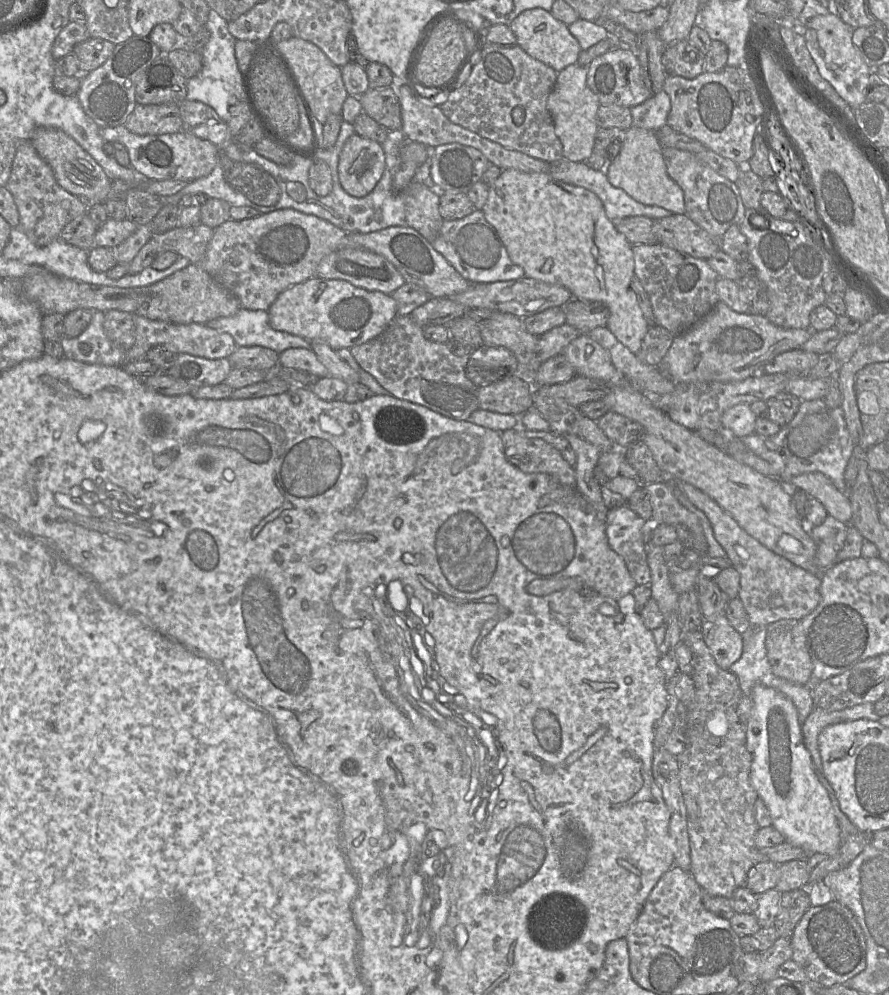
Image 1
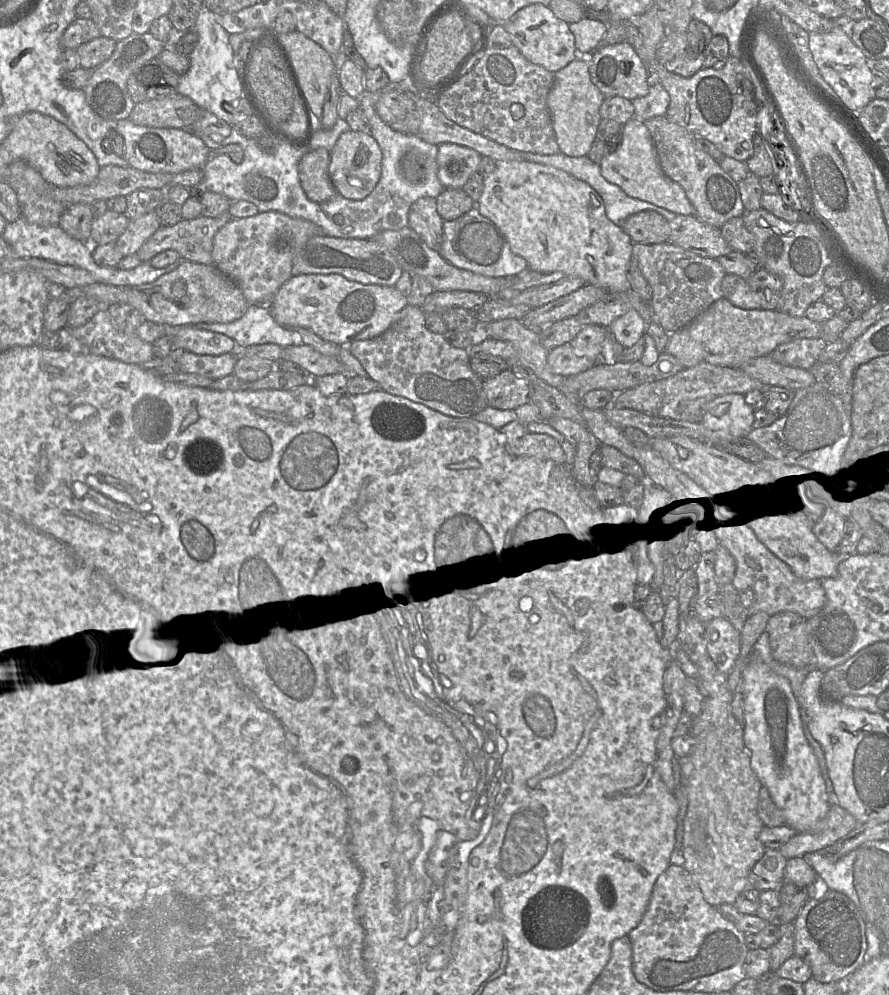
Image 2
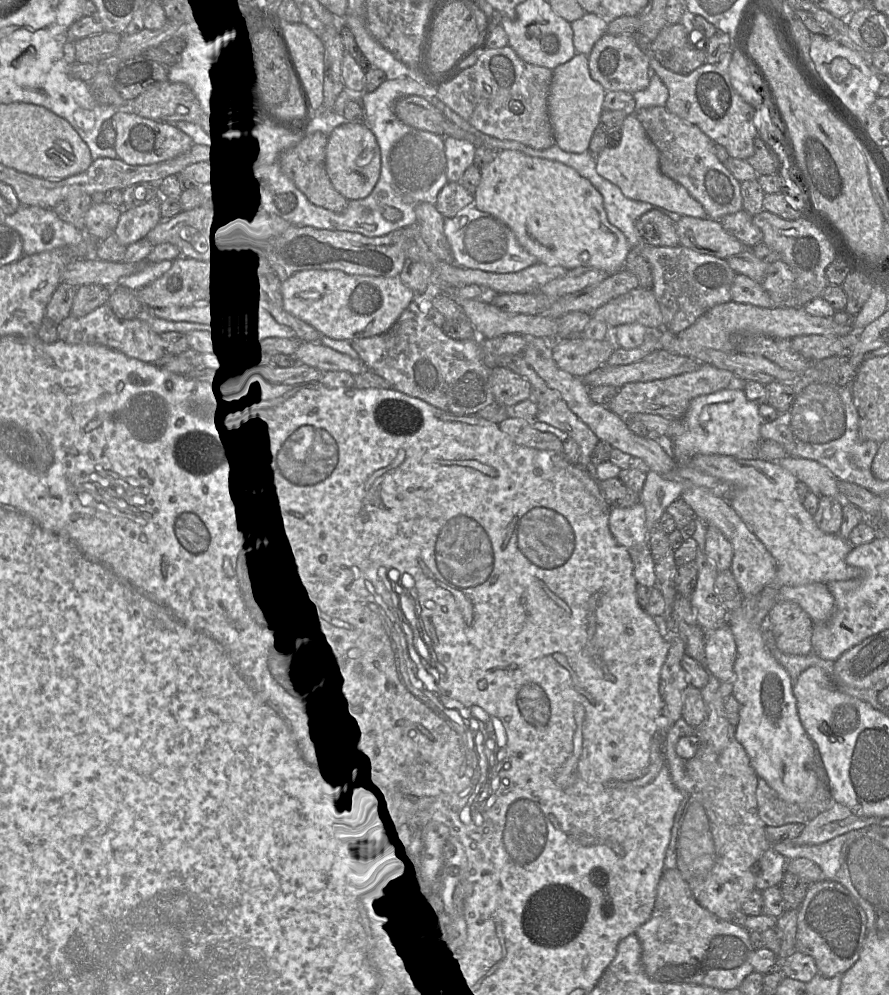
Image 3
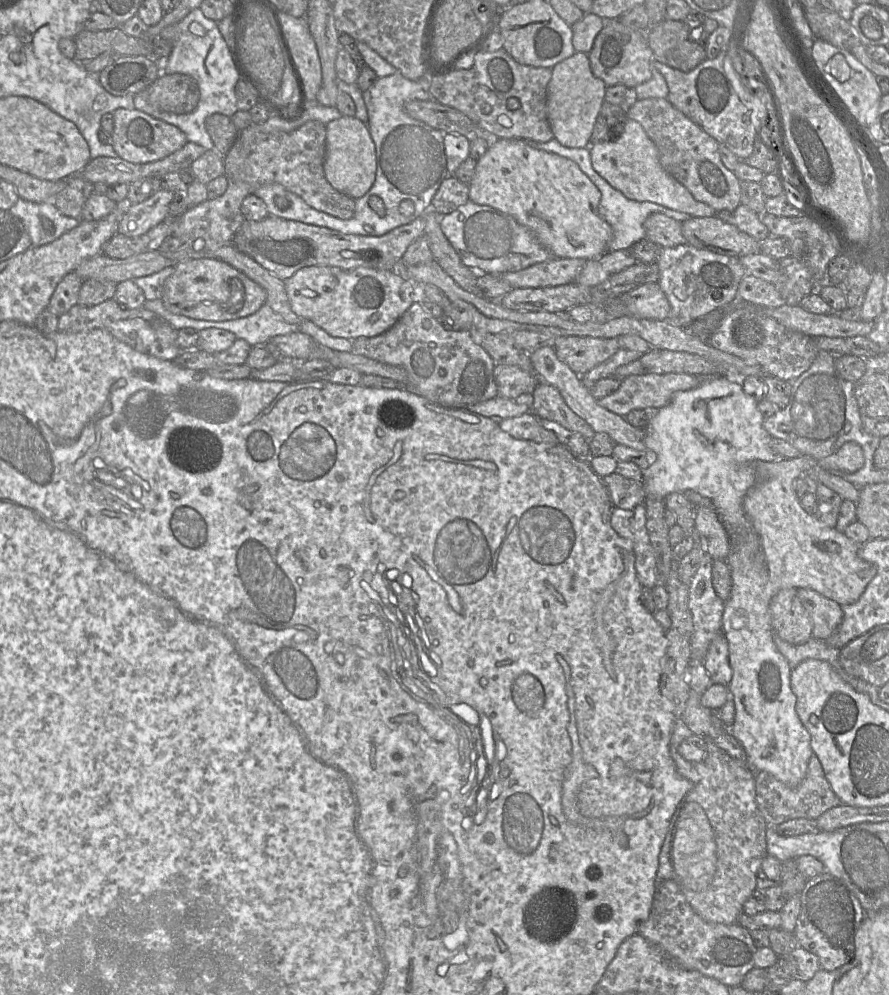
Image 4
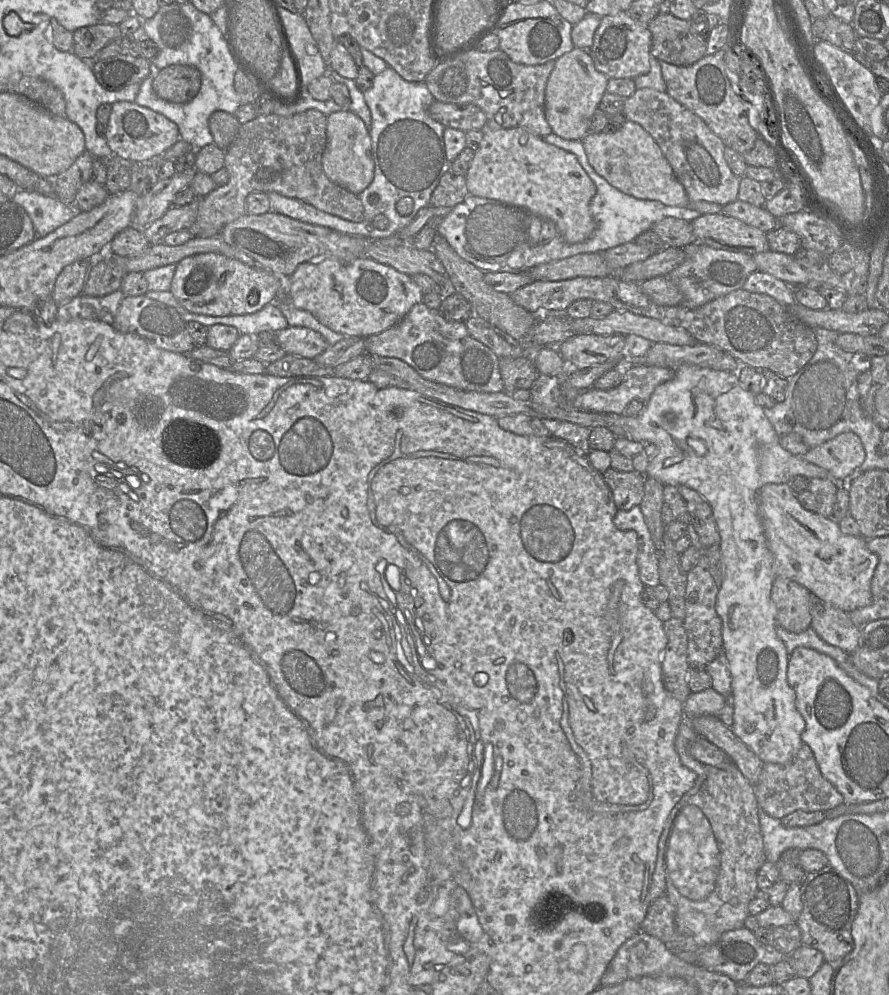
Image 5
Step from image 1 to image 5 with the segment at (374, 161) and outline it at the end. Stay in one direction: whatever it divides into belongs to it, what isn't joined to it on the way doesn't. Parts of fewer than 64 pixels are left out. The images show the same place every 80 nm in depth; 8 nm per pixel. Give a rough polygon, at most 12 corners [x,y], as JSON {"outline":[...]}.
{"outline":[[349,110],[327,116],[325,175],[359,195],[374,179],[370,134]]}

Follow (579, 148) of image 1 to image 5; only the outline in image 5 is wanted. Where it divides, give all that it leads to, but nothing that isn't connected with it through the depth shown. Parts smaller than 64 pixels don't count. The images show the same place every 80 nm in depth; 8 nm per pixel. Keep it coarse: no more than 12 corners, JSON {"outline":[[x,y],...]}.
{"outline":[[589,50],[555,60],[545,91],[552,131],[583,140],[609,78]]}

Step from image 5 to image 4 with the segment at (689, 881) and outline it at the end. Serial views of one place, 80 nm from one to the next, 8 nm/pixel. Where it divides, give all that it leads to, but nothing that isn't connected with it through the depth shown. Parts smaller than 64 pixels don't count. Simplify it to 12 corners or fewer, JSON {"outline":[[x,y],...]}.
{"outline":[[712,742],[693,763],[673,879],[737,923],[767,855],[755,770]]}

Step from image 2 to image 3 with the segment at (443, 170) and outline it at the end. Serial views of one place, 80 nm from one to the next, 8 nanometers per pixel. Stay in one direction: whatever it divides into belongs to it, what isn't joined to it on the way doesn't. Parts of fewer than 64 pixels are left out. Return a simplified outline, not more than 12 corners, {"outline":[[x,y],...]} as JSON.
{"outline":[[444,137],[446,174],[459,182],[474,164],[476,147]]}

